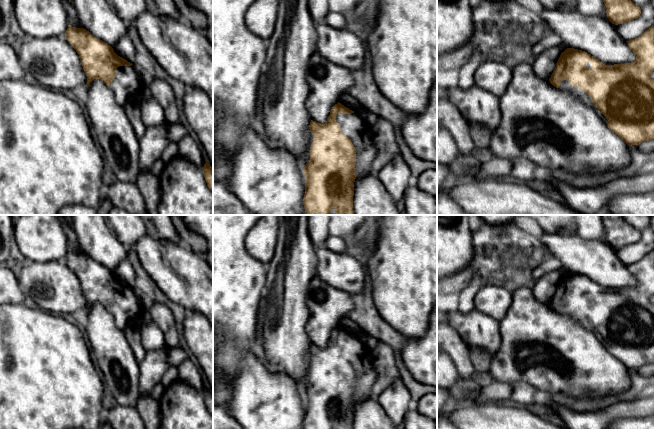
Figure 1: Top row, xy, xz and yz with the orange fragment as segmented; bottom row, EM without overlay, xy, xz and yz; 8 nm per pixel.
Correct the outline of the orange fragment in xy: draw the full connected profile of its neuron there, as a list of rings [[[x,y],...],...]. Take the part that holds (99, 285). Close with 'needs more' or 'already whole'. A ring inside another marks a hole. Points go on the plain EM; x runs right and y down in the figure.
[[[68,249],[65,264],[79,279],[87,300],[85,310],[94,303],[100,303],[113,315],[120,330],[124,331],[128,325],[140,326],[144,307],[132,287],[118,280],[110,269],[84,252]]]; needs more

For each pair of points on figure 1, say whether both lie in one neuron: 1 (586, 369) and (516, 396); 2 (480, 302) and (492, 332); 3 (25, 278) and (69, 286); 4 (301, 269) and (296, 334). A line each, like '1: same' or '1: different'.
1: different
2: different
3: same
4: same

